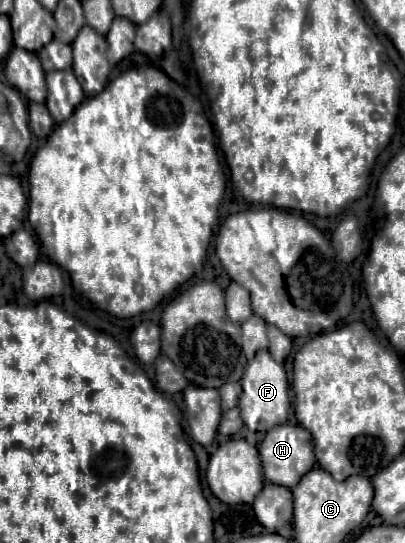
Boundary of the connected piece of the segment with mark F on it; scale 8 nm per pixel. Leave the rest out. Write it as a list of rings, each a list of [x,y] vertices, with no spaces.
[[[260,349],[256,357],[246,365],[244,377],[242,377],[242,395],[240,395],[240,413],[250,431],[266,433],[272,429],[272,425],[286,423],[288,409],[290,409],[290,397],[288,397],[288,379],[286,371],[280,363],[276,363],[266,349]]]

